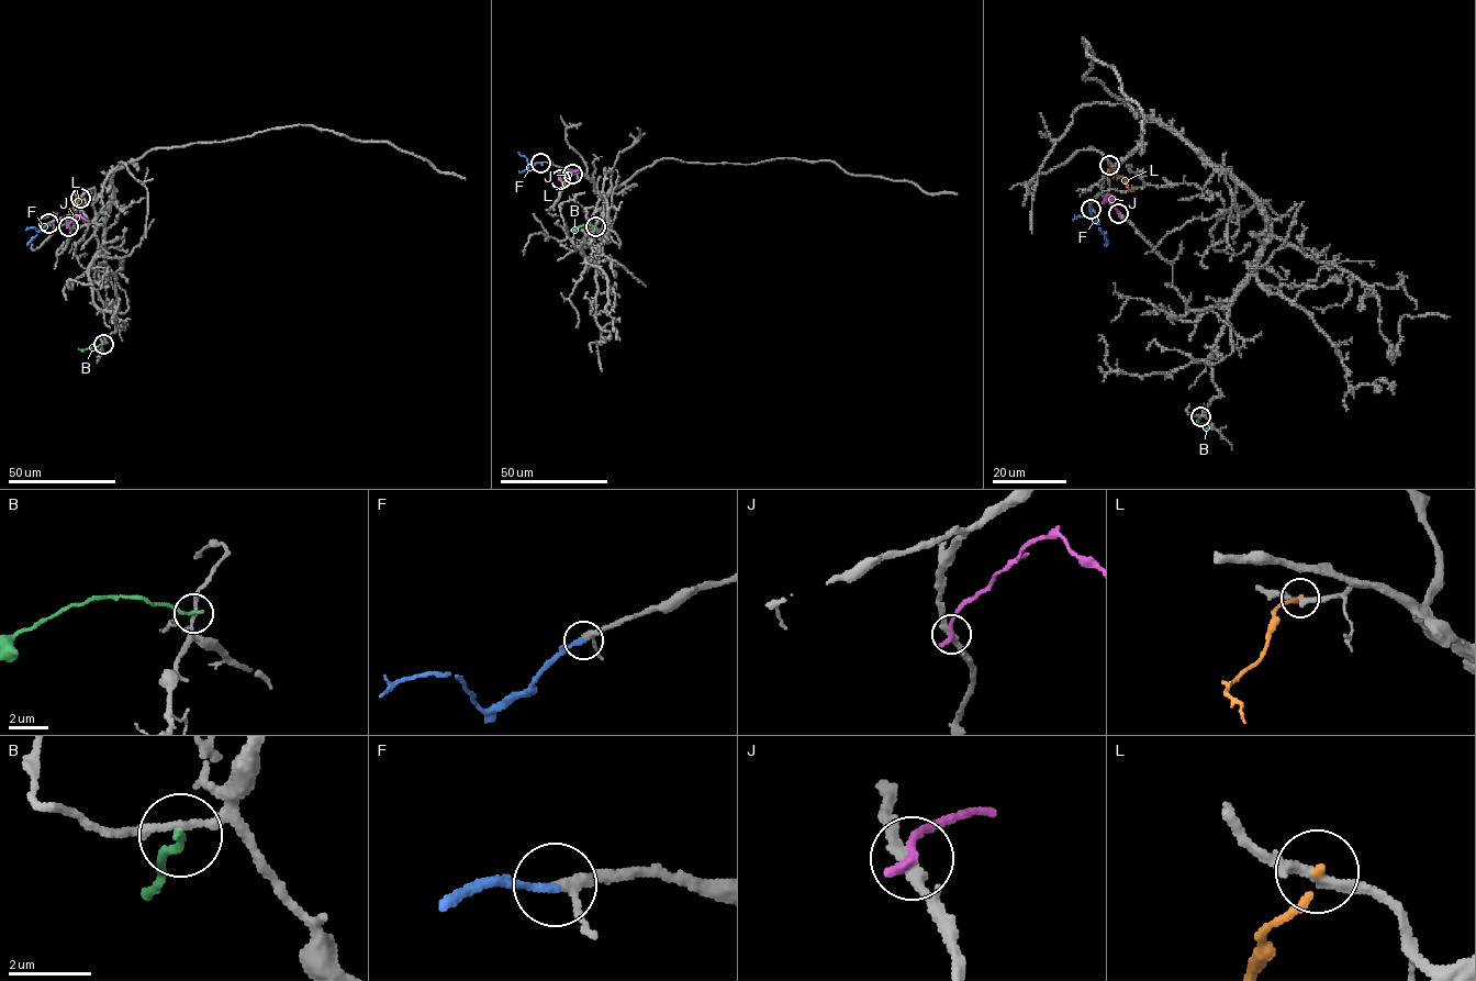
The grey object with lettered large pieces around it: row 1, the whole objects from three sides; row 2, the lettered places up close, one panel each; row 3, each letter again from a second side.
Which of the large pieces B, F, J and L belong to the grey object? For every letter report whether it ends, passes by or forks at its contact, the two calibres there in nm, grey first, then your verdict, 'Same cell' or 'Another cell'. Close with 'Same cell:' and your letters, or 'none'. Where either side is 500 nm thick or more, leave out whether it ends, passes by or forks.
B: It ends there. Thickness 170 nm (grey) against 200 nm. Another cell
F: It ends there. Thickness 240 nm (grey) against 200 nm. Same cell
J: It ends there. Thickness 280 nm (grey) against 280 nm. Another cell
L: It ends there. Thickness 280 nm (grey) against 160 nm. Another cell
Same cell: F

